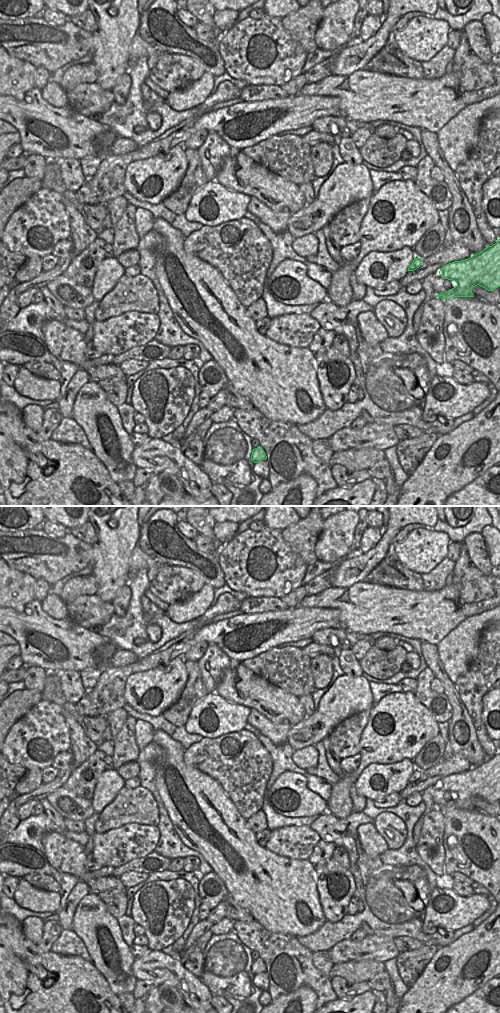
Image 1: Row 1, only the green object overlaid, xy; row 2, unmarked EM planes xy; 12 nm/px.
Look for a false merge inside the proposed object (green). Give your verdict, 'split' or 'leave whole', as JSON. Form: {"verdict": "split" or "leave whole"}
{"verdict": "leave whole"}

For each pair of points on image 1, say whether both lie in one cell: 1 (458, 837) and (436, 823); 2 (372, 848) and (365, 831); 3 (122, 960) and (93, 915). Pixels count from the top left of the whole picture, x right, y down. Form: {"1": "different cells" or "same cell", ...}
{"1": "different cells", "2": "same cell", "3": "same cell"}

